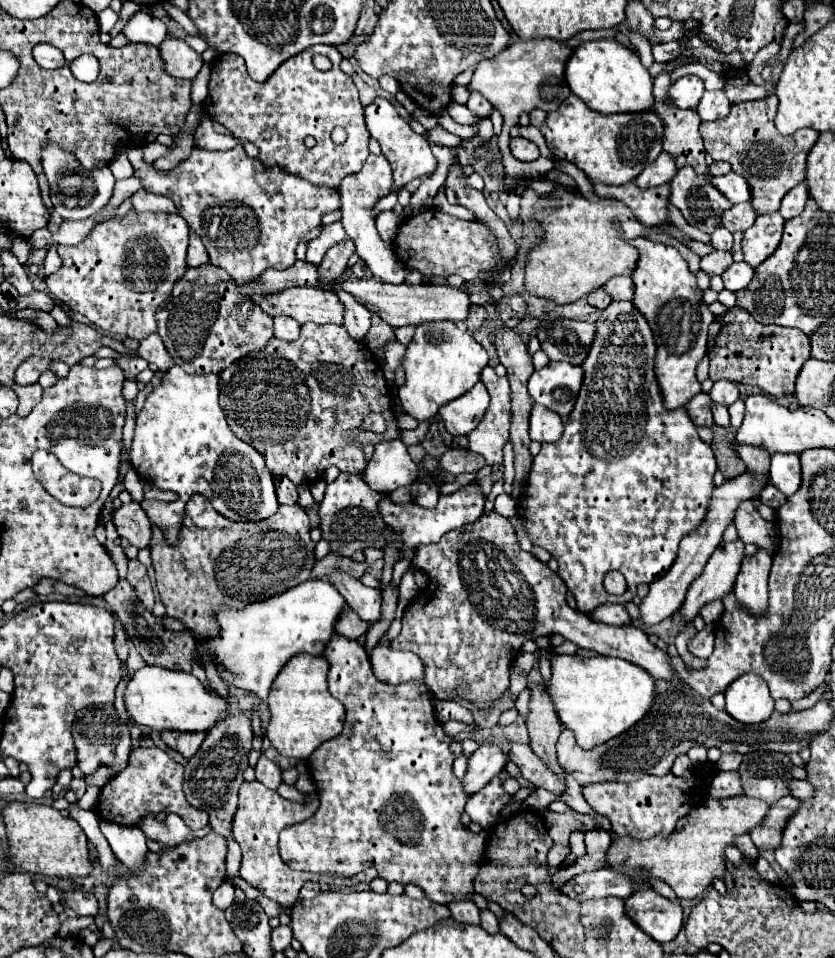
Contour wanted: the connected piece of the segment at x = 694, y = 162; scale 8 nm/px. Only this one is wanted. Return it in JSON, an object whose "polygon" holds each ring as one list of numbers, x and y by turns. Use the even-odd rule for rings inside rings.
{"polygon":[[662,72,653,80,653,95,655,98,654,111,664,119,664,151,672,153,674,159,676,159,676,167,686,167,690,165,696,173,706,173,708,167,704,163,704,145,702,145,702,137,698,133,698,127,700,127,700,117,696,115,694,109,674,109,665,103,667,91,671,85,670,72]]}

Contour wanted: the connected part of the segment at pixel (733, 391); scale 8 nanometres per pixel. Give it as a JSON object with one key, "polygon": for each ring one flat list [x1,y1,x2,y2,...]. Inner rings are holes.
{"polygon":[[716,381,708,395,712,397,714,403,722,403,722,405,730,407,738,399,740,393,738,393,736,383,732,383,732,381]]}

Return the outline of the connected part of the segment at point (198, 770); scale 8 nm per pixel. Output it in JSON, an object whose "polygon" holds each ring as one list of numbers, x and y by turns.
{"polygon":[[236,715,218,723,200,745,198,753,184,767,184,795,192,807,200,807,210,815,210,827,218,835,232,839,232,819,238,807,238,789,244,781,242,773,248,767,248,753,252,749,250,717]]}

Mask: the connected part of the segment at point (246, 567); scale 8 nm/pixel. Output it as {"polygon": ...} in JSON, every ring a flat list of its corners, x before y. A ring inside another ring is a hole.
{"polygon":[[194,495,186,505,184,527,180,531,180,543,170,547,166,539,160,545,152,547,152,563,156,571,156,585,166,605,166,615,178,619,186,629,198,637,216,635,218,625,214,613,218,609,242,609,252,601,262,601,272,595,280,595,290,587,296,587,310,579,314,565,314,543,310,539,310,519,306,511,296,505,280,505,278,513,270,519,256,523,236,523,220,513,216,513,210,501,202,495]]}

